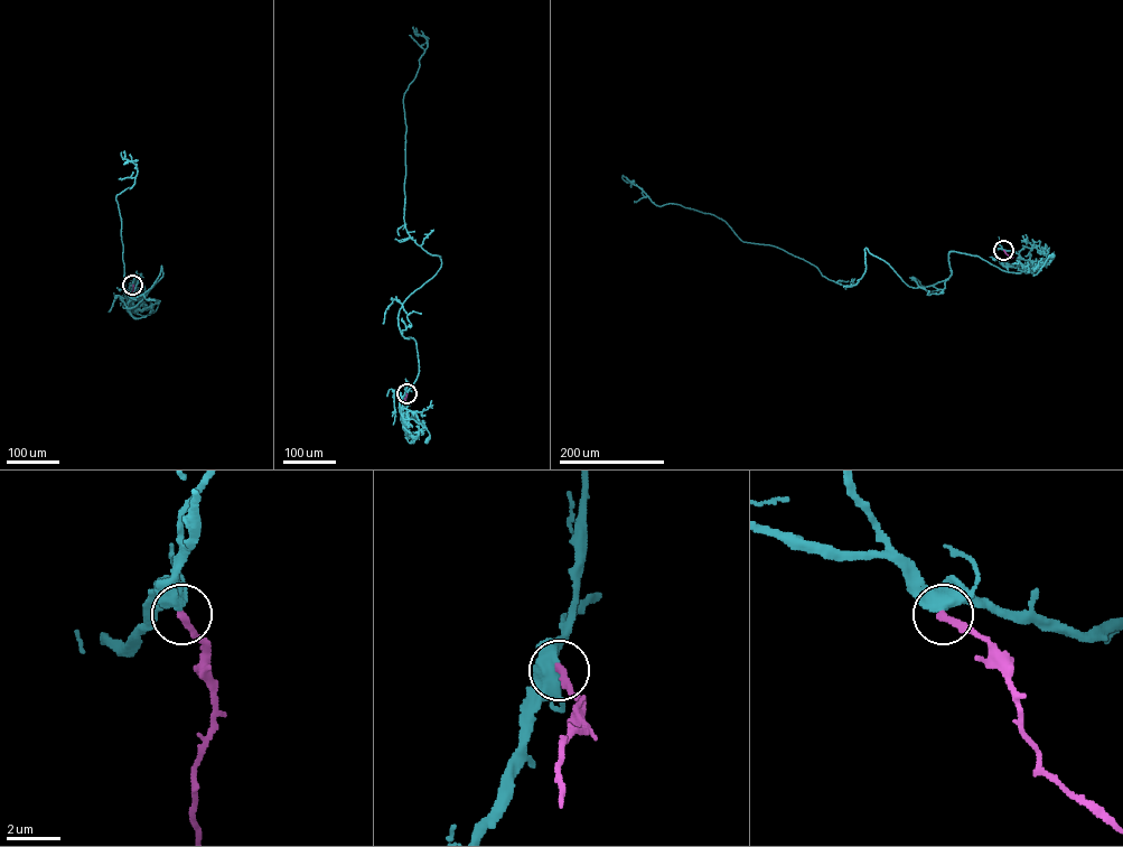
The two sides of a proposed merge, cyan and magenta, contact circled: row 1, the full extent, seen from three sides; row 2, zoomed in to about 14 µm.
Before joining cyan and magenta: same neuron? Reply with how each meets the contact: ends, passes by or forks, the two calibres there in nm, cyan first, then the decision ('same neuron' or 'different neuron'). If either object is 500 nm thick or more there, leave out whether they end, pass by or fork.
cyan passes by; magenta ends; calibres 480 and 280 nm; same neuron

